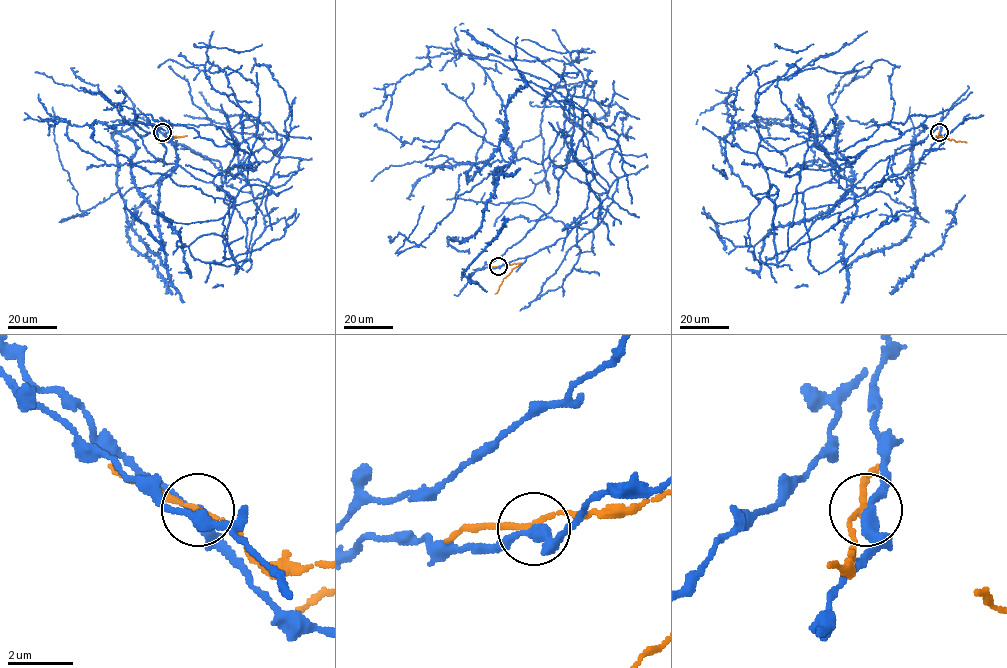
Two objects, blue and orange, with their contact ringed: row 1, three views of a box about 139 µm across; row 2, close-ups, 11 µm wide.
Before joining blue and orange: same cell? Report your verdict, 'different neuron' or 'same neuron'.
different neuron

